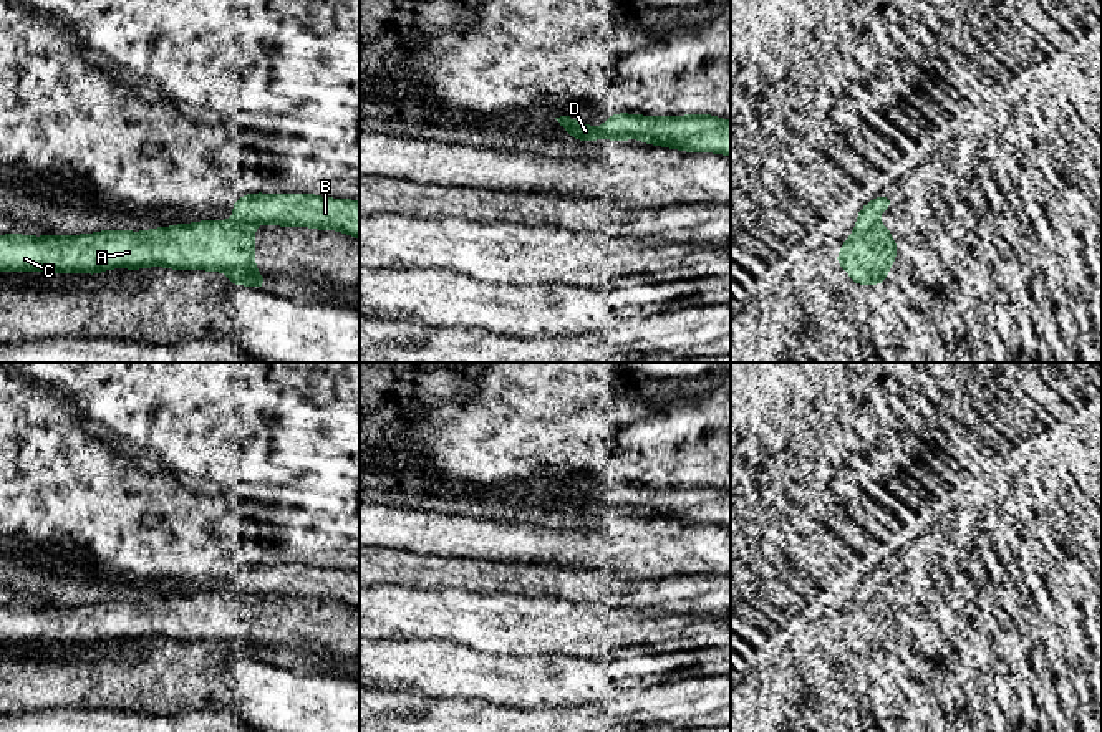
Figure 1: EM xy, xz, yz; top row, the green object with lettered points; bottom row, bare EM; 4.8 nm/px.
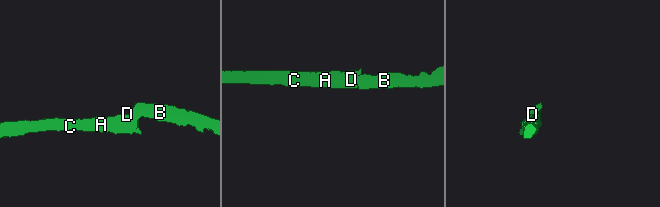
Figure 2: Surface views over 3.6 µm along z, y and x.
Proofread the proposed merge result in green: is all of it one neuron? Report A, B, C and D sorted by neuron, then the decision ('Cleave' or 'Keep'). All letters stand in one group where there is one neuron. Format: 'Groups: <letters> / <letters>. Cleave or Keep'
Groups: A B C D. Keep

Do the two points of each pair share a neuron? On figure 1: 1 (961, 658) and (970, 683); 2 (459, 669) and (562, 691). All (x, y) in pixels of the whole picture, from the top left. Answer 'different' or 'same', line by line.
1: different
2: same

